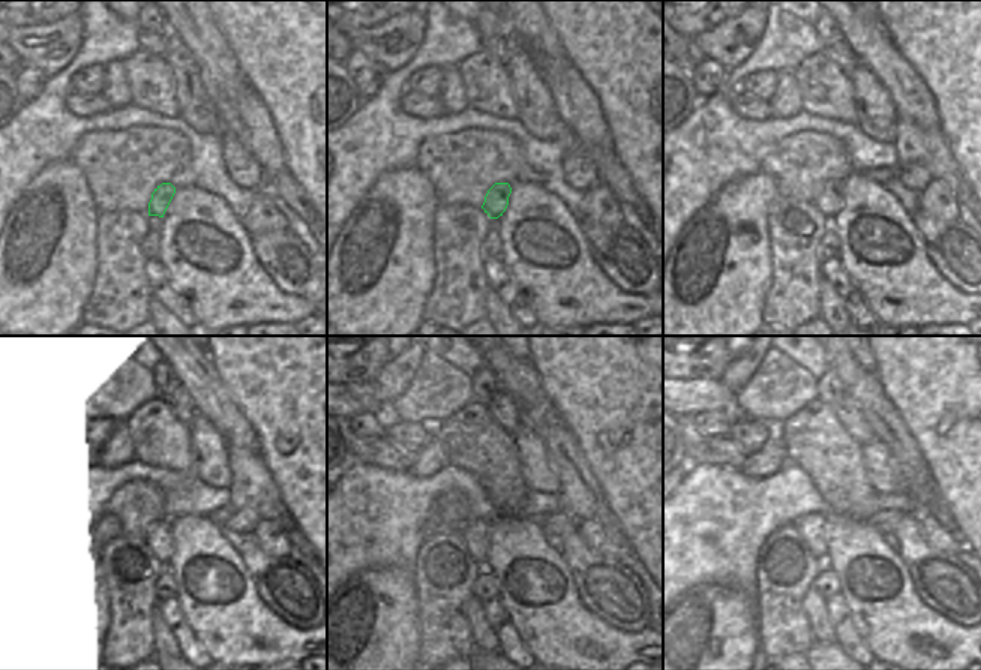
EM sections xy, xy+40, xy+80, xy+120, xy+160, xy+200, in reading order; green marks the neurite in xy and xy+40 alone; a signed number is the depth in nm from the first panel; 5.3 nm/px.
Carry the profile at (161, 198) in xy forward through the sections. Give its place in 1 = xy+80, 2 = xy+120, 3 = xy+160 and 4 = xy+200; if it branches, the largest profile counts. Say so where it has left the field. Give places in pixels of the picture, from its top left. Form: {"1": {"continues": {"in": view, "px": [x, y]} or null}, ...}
{"1": {"continues": {"in": "xy+80", "px": [831, 200]}}, "2": {"continues": {"in": "xy+120", "px": [159, 535]}}, "3": {"continues": {"in": "xy+160", "px": [476, 532]}}, "4": {"continues": {"in": "xy+200", "px": [813, 528]}}}

